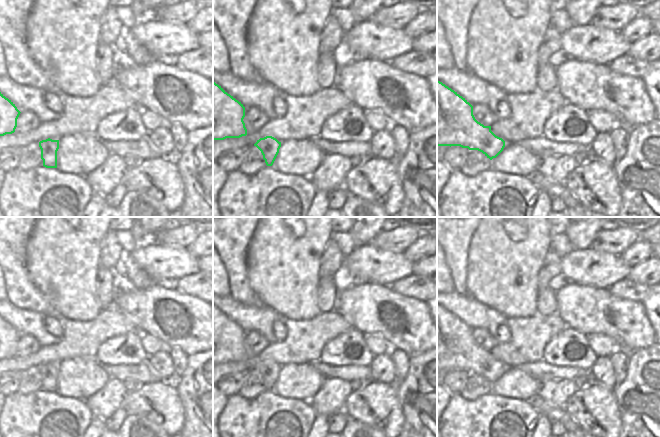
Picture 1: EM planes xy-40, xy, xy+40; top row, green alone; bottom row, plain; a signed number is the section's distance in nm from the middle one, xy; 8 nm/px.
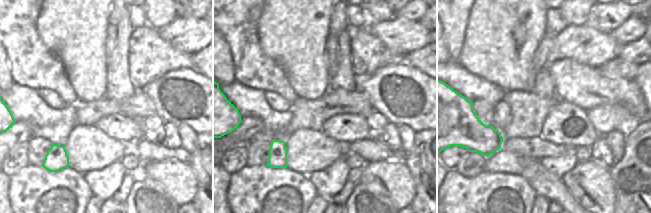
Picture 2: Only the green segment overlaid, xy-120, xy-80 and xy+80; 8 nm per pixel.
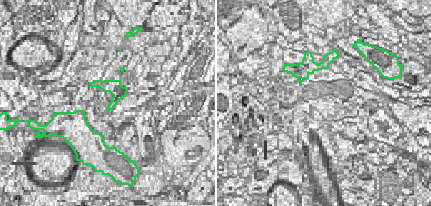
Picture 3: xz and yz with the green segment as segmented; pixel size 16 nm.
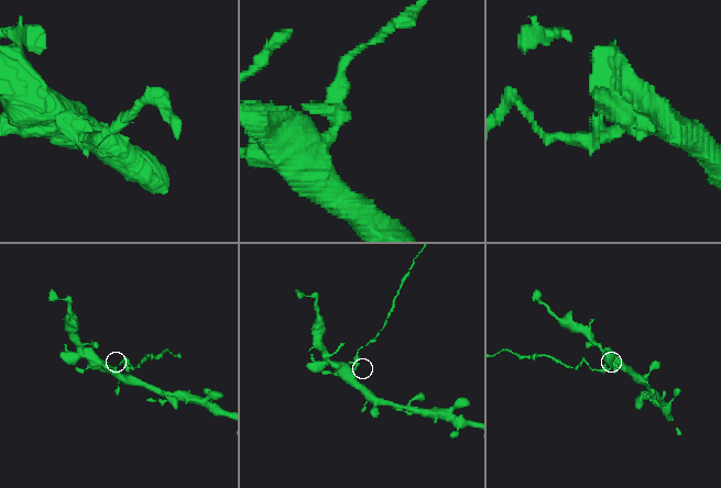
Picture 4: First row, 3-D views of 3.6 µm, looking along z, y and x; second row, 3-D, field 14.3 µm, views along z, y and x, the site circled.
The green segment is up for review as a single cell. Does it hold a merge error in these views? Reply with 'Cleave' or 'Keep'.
Cleave

